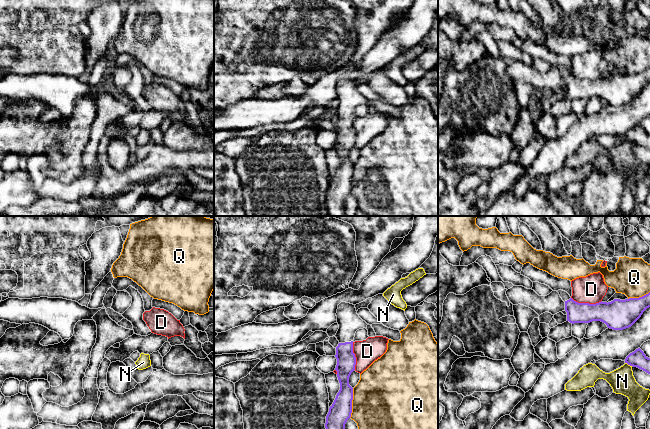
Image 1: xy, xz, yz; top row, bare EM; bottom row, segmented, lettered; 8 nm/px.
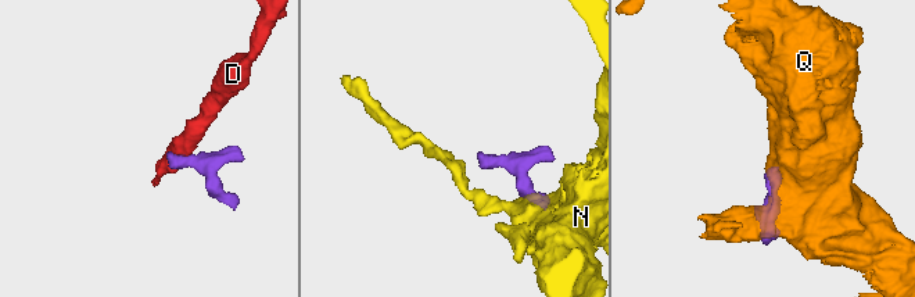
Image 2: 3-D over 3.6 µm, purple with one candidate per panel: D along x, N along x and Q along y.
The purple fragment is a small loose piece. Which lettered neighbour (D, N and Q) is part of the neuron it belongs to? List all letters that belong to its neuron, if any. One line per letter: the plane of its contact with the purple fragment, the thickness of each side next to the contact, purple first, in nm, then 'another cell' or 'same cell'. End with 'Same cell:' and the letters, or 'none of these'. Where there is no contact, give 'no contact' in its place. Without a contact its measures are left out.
D: yz | 220/220 nm | another cell
N: yz | 130/200 nm | another cell
Q: xz | 170/460 nm | another cell
Same cell: none of these

